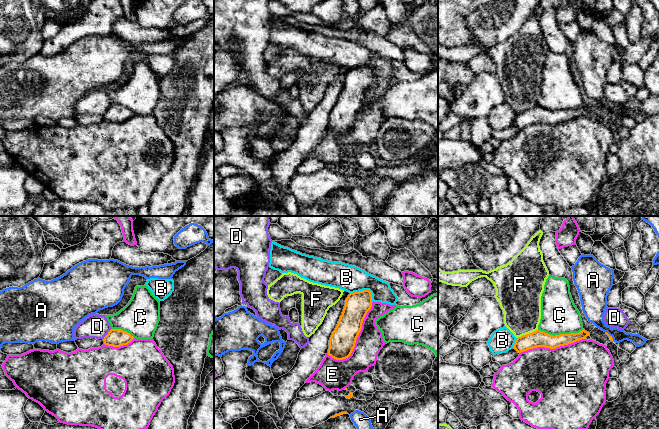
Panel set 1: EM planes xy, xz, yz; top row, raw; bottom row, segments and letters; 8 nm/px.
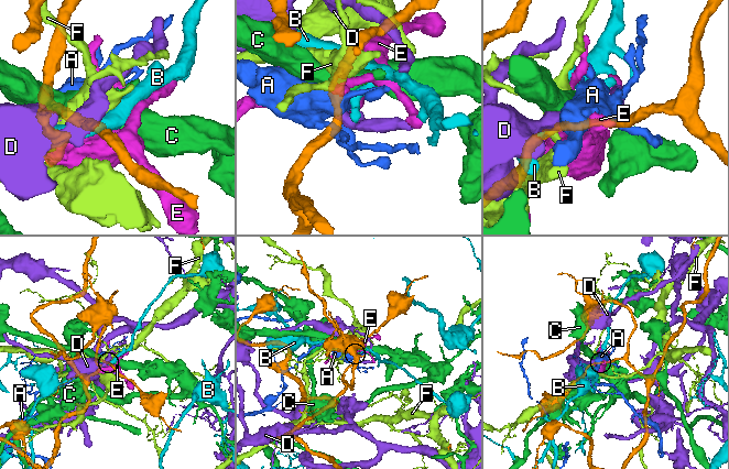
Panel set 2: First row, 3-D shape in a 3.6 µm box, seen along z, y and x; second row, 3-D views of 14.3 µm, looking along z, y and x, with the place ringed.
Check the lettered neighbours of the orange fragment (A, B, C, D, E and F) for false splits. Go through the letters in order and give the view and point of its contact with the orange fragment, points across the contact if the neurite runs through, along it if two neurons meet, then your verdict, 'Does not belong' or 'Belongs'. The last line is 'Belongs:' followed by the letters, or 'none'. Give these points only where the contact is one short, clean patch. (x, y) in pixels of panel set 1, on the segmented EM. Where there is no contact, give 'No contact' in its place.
A: Touches orange at yz (610, 336). Boundary: yz (606, 331), (613, 340). Does not belong
B: Touches orange at xz (365, 290). Boundary: xz (350, 292), (368, 290), (372, 301). Does not belong
C: Touches orange at yz (560, 334). Does not belong
D: Touches orange at xy (107, 334). Boundary: xy (111, 328), (103, 339). Does not belong
E: Touches orange at xz (356, 338). Does not belong
F: Touches orange at yz (527, 334). Does not belong
Belongs: none

